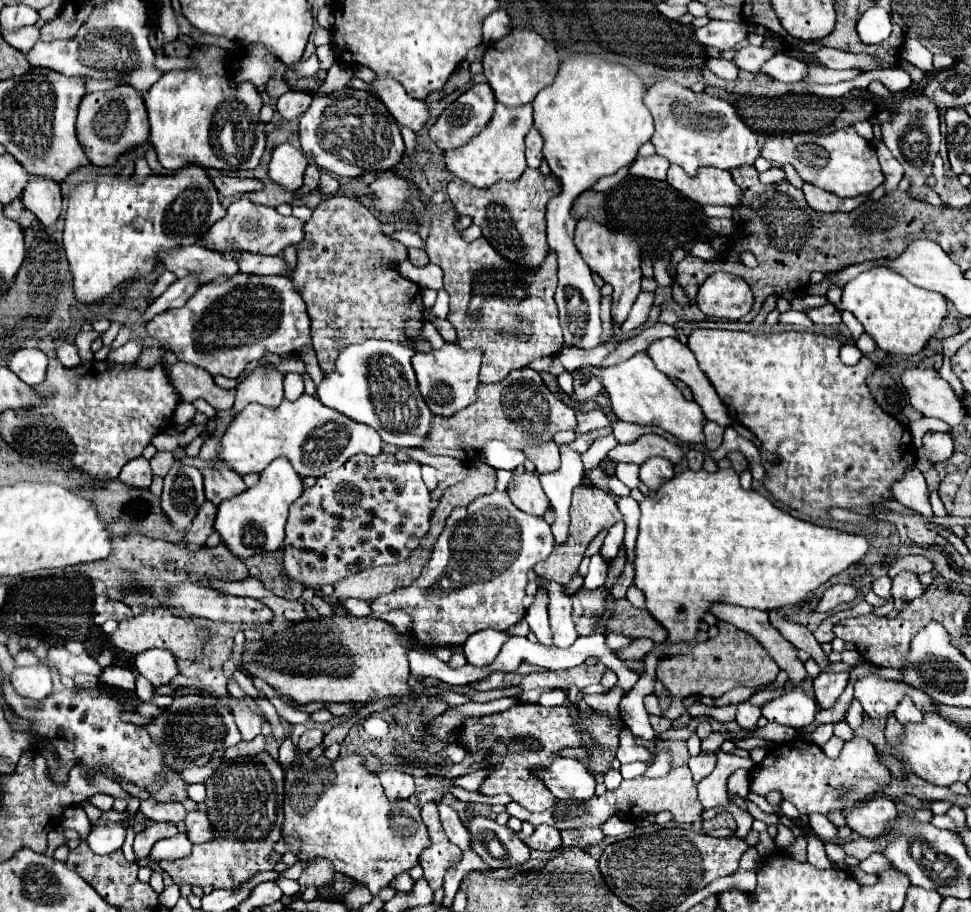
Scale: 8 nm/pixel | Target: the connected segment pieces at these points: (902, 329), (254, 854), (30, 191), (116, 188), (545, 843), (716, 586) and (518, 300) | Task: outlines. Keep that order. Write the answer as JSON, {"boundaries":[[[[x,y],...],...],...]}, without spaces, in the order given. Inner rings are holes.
{"boundaries":[[[[873,266],[845,284],[837,308],[849,310],[881,350],[897,356],[913,356],[921,352],[939,330],[947,312],[947,300],[937,292],[911,284],[905,276],[891,268]]],[[[267,752],[255,756],[241,756],[235,760],[221,760],[219,768],[211,778],[205,780],[207,788],[207,816],[215,830],[215,838],[193,846],[193,852],[187,858],[173,860],[173,862],[159,862],[161,870],[165,870],[175,884],[197,884],[197,886],[213,886],[223,890],[233,890],[243,882],[251,880],[255,874],[263,870],[273,870],[275,864],[281,860],[281,854],[273,850],[275,842],[281,838],[281,824],[283,824],[283,768],[277,760],[273,760]]],[[[29,174],[21,200],[45,226],[53,224],[61,214],[61,188],[47,176]]],[[[187,164],[173,176],[149,174],[143,182],[137,182],[135,176],[123,178],[119,174],[95,174],[95,178],[77,184],[69,194],[63,230],[63,246],[73,274],[77,300],[97,302],[111,294],[123,280],[151,272],[157,264],[159,250],[201,242],[209,228],[223,216],[225,210],[219,202],[219,192],[205,168],[197,164]]],[[[537,826],[535,832],[525,838],[525,844],[529,848],[535,848],[535,850],[555,850],[561,846],[561,834],[559,830],[555,828],[543,828],[543,826]]],[[[719,468],[713,474],[707,472],[707,470],[697,470],[697,472],[683,470],[681,474],[667,480],[657,492],[649,494],[639,506],[641,506],[641,518],[639,518],[639,536],[637,536],[637,550],[635,550],[637,552],[637,560],[635,560],[635,570],[637,572],[635,572],[633,582],[645,594],[647,610],[651,612],[651,616],[657,622],[663,624],[663,628],[671,636],[671,642],[691,642],[691,640],[695,640],[697,624],[701,622],[701,616],[709,610],[709,604],[713,604],[713,602],[729,602],[729,604],[739,604],[739,606],[745,606],[745,608],[761,608],[761,610],[779,610],[783,606],[789,606],[789,604],[795,604],[795,602],[803,600],[805,594],[819,588],[831,576],[839,574],[847,566],[861,560],[869,550],[869,540],[863,534],[851,534],[851,532],[843,532],[843,530],[837,530],[837,528],[827,528],[827,526],[817,526],[817,524],[811,524],[811,522],[797,520],[791,514],[777,508],[769,498],[765,498],[757,490],[743,490],[741,484],[739,484],[739,476],[733,468],[725,468],[725,470]]],[[[453,206],[445,208],[439,214],[433,214],[425,250],[431,262],[441,266],[443,270],[445,290],[451,296],[451,310],[447,320],[457,330],[457,344],[465,350],[483,348],[483,364],[481,364],[479,380],[485,384],[501,382],[515,368],[523,368],[541,356],[559,354],[559,350],[563,348],[563,334],[557,320],[557,306],[553,300],[555,286],[557,286],[557,254],[549,250],[545,256],[545,262],[531,272],[529,268],[513,264],[511,260],[501,256],[483,236],[473,242],[465,242],[463,232],[457,230],[455,226],[457,220],[459,220],[459,214],[455,212]]]]}

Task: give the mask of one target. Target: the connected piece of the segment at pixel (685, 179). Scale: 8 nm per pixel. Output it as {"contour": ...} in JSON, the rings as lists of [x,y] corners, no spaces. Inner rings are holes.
{"contour":[[[671,164],[667,170],[667,182],[681,194],[697,204],[727,204],[737,206],[741,190],[737,190],[731,174],[721,168],[699,168],[695,176],[689,176],[681,166]]]}

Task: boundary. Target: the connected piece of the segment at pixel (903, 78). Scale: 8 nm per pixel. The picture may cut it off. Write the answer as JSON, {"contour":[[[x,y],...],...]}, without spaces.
{"contour":[[[891,68],[885,72],[873,72],[871,80],[881,80],[893,94],[899,94],[901,90],[911,86],[911,78],[901,68]]]}

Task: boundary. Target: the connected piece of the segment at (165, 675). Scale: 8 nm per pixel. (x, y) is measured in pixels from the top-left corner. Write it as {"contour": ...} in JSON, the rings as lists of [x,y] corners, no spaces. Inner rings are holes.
{"contour":[[[145,650],[135,656],[135,668],[143,674],[153,686],[169,684],[169,680],[177,674],[175,658],[169,650]]]}

